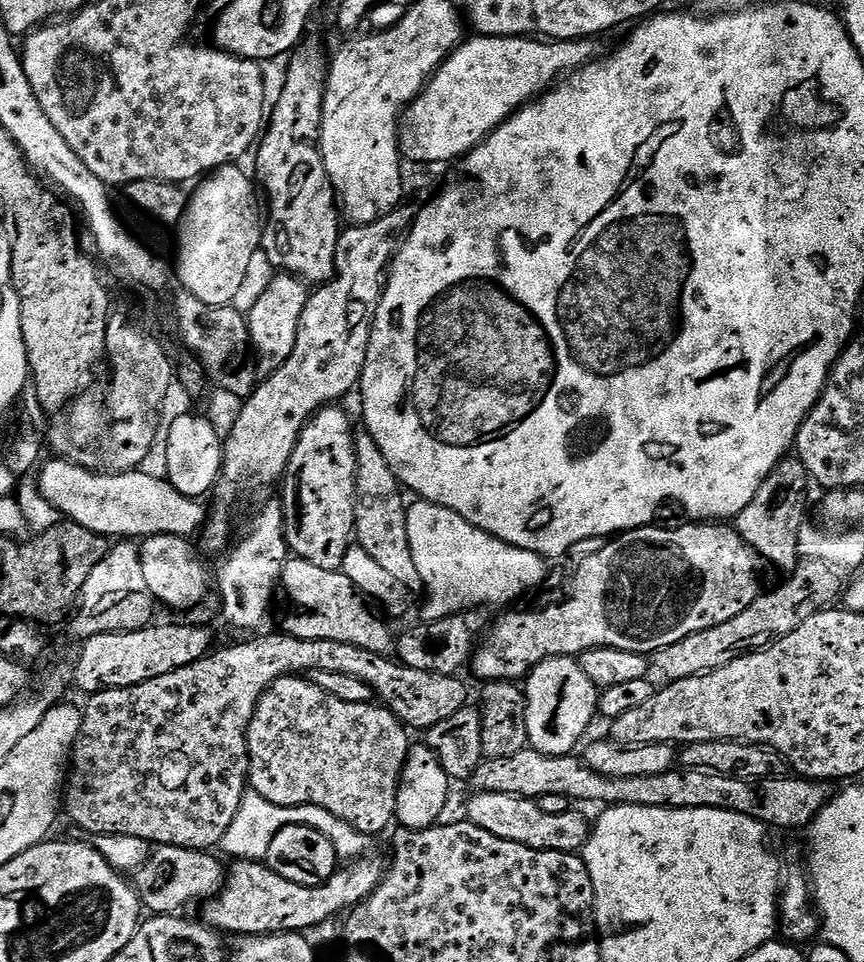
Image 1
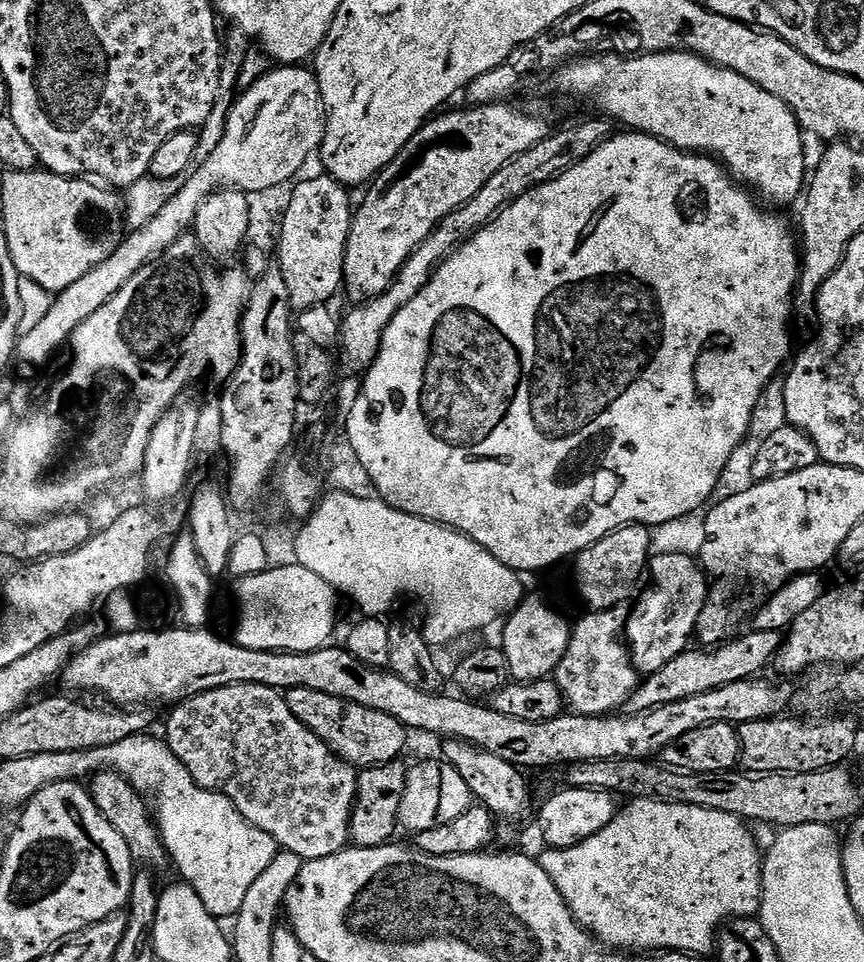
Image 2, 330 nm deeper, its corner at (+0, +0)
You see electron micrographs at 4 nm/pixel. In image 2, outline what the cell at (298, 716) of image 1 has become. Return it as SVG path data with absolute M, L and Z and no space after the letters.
M235 684L225 688L215 688L209 692L203 692L200 696L193 696L190 700L177 703L171 709L172 717L168 720L168 736L166 743L172 749L172 753L183 762L186 770L198 782L198 786L210 788L213 792L221 792L226 798L236 803L236 809L246 817L252 825L276 839L277 845L285 852L298 854L301 861L317 860L333 856L343 852L349 847L352 835L352 813L358 799L358 772L353 765L348 764L341 756L329 748L326 741L307 728L301 720L290 710L290 706L284 701L283 695L277 689L258 686L257 684Z

